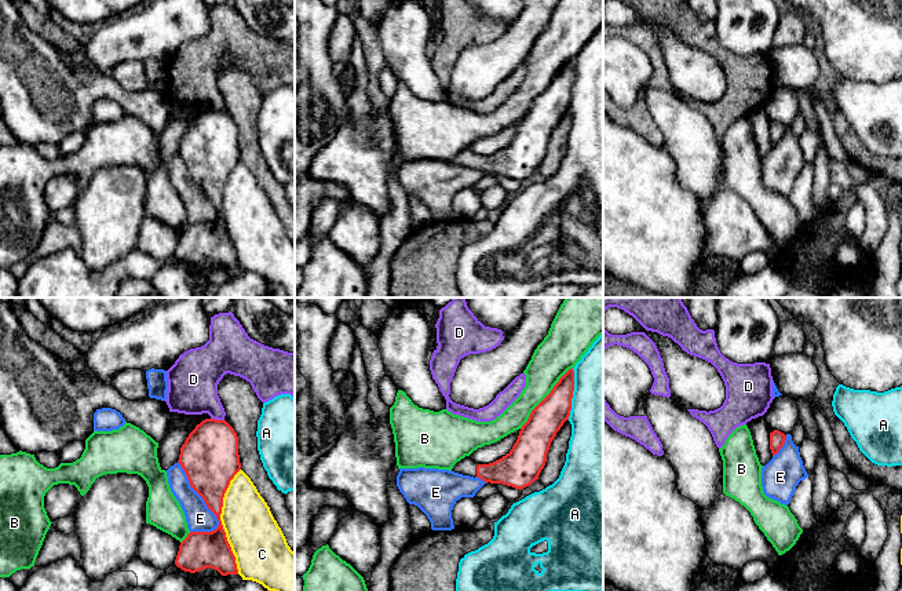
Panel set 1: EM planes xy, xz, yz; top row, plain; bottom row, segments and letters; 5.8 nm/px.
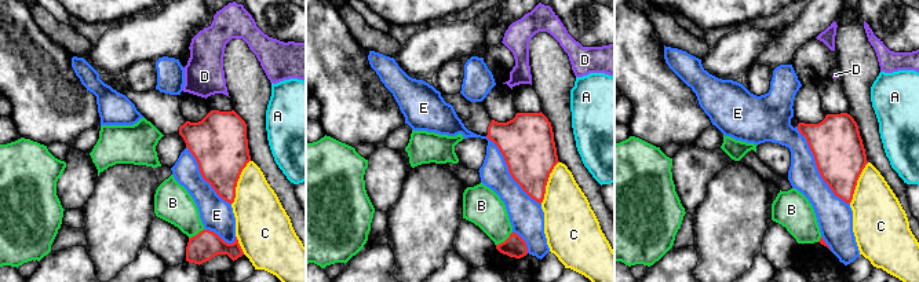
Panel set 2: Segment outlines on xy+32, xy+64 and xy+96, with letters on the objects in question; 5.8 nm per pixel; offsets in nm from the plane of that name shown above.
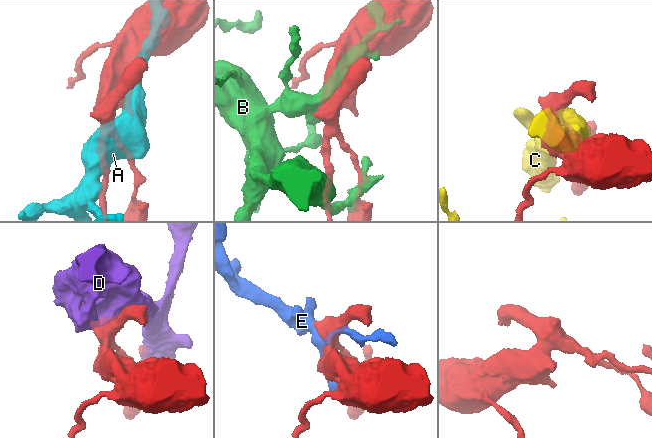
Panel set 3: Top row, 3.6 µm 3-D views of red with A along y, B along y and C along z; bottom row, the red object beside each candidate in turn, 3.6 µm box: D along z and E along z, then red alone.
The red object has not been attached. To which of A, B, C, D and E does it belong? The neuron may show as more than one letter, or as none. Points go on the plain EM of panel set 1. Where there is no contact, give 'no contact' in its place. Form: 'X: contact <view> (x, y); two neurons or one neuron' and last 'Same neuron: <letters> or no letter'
A: contact xz (572, 86); two neurons
B: contact xz (544, 90); two neurons
C: contact xy (221, 212); two neurons
D: contact xy (218, 112); two neurons
E: contact xy (201, 188); two neurons
Same neuron: no letter

